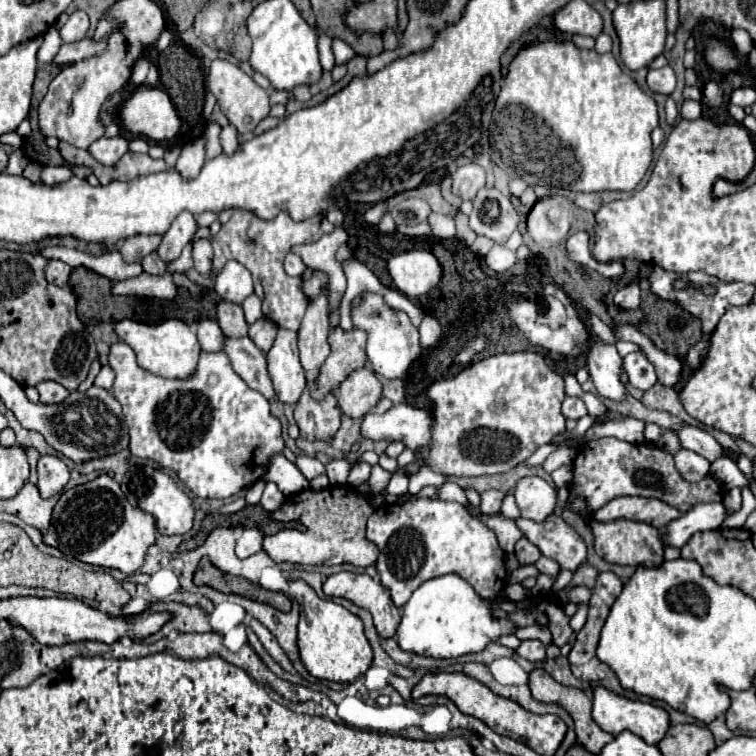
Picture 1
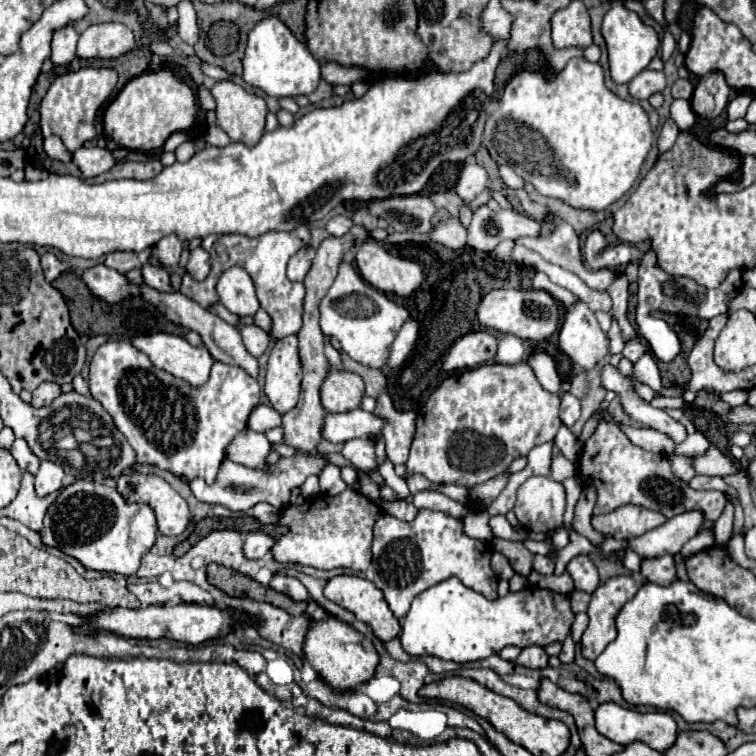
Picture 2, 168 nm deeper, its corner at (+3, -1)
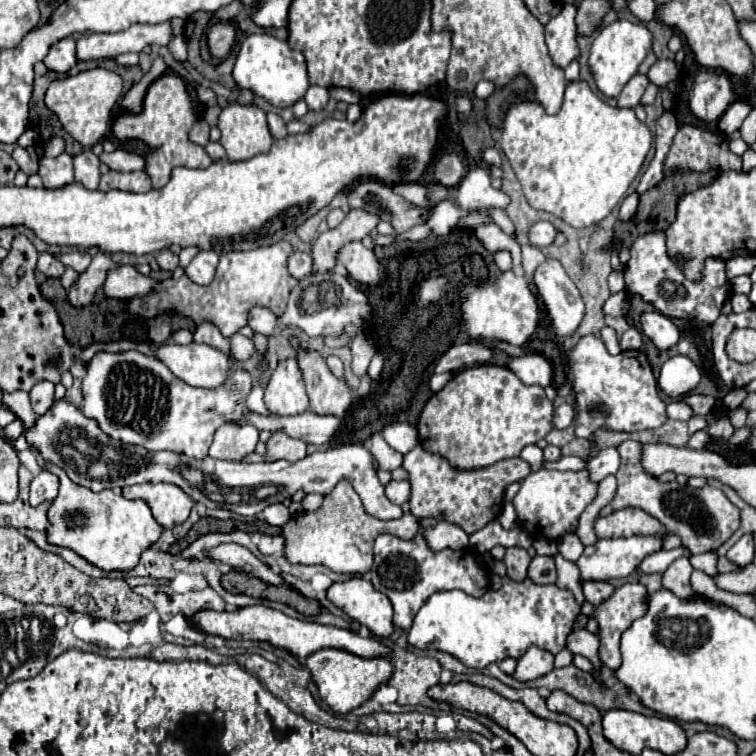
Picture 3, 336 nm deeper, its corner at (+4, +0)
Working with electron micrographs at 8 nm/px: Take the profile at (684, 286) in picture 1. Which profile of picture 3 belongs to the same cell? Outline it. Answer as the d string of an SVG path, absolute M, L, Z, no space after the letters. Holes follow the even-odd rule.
M651 231L637 237L631 245L631 259L625 265L625 283L629 293L641 295L647 303L651 303L665 317L677 319L699 319L703 323L713 325L721 313L723 301L729 297L729 283L725 277L725 263L721 259L707 259L703 263L701 279L689 281L685 273L669 259L665 247L665 233Z

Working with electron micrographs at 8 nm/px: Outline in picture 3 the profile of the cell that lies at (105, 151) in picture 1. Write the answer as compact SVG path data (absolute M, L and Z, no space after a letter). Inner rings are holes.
M83 151L73 157L75 165L75 181L79 181L85 189L97 189L99 185L99 157L91 151Z

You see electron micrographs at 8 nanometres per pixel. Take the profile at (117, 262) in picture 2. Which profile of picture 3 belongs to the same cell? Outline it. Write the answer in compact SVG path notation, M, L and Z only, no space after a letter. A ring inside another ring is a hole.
M97 253L89 265L89 269L85 269L83 273L79 273L77 281L71 285L71 289L67 291L67 299L71 301L71 305L75 307L87 307L92 303L100 304L104 298L96 295L97 289L103 285L105 275L109 269L117 267L117 263L111 261L111 257Z

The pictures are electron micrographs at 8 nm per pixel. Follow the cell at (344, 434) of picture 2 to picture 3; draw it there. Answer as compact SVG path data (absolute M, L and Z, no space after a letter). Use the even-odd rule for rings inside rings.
M249 409L243 411L241 417L231 421L235 425L251 425L259 431L283 431L289 437L301 439L305 443L315 443L315 445L327 445L333 435L339 431L343 425L343 419L333 417L333 415L315 415L311 411L305 411L295 417L277 417L277 415L259 415Z

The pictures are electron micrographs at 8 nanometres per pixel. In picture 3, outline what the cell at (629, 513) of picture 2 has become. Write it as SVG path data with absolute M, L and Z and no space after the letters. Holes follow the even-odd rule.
M621 509L595 521L595 533L599 539L633 537L633 535L657 535L663 525L641 509Z

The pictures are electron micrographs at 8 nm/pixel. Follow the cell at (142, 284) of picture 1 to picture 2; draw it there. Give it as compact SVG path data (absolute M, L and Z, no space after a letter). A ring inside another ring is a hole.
M98 264L90 270L86 270L82 274L82 278L94 296L98 296L110 304L118 304L126 298L140 296L138 284L132 284L126 278L126 274L120 274L116 270L108 270L108 266L104 266L104 264Z

